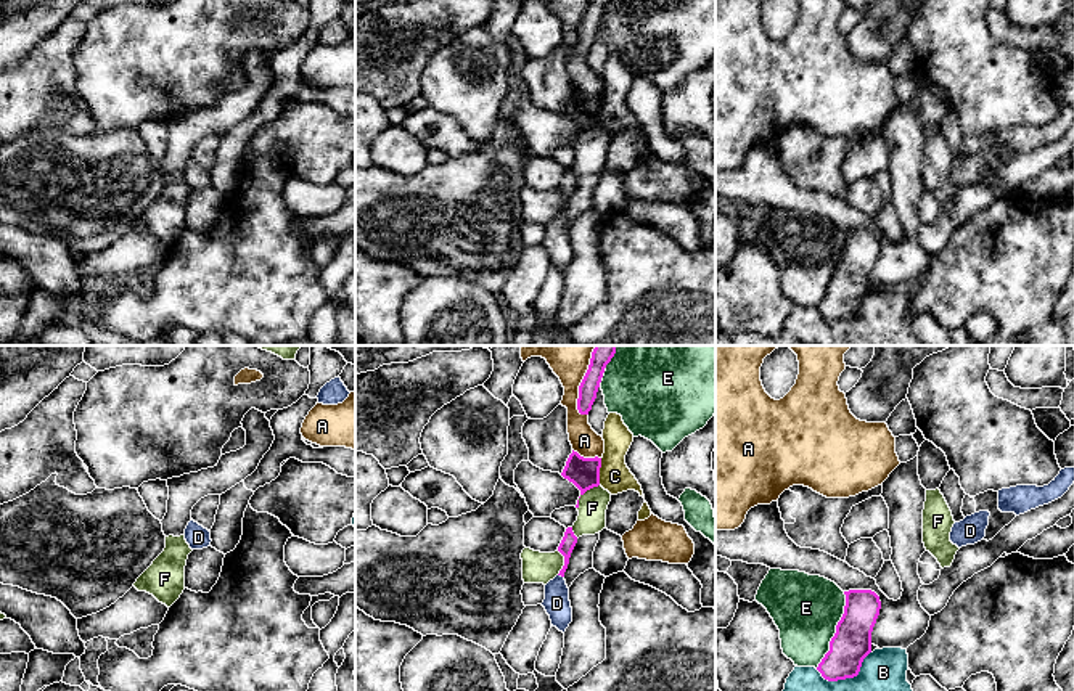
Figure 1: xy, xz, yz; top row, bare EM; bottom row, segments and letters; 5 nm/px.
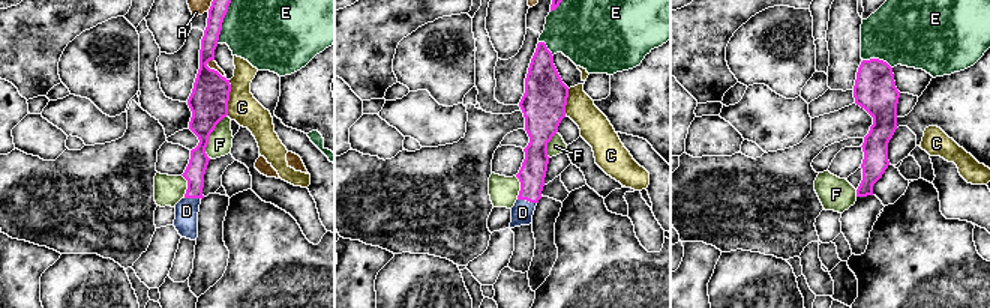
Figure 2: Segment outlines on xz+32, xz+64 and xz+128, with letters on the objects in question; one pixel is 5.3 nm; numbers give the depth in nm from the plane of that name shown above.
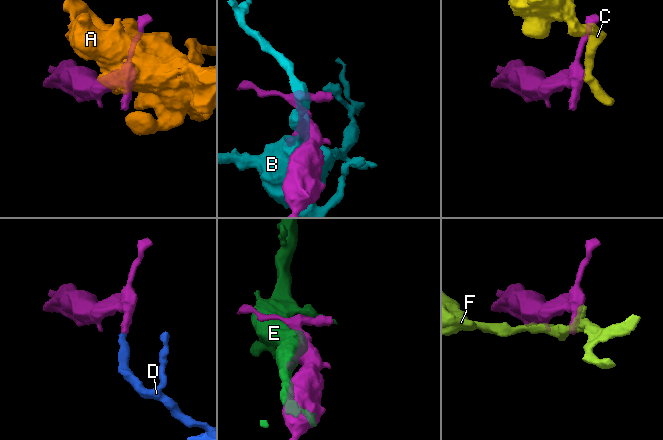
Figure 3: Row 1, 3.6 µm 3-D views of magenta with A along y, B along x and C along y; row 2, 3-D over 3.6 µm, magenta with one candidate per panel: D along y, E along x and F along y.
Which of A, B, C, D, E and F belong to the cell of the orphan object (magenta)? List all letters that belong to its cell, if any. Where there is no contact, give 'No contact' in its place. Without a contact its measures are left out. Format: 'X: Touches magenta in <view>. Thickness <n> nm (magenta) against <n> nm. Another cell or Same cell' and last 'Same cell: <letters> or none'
A: Touches magenta in xz. Thickness 100 nm (magenta) against 140 nm. Another cell
B: Touches magenta in yz. Thickness 190 nm (magenta) against 360 nm. Another cell
C: Touches magenta in xz. Thickness 160 nm (magenta) against 160 nm. Another cell
D: Touches magenta in xz. Thickness 70 nm (magenta) against 130 nm. Same cell
E: Touches magenta in yz. Thickness 190 nm (magenta) against 340 nm. Another cell
F: Touches magenta in xz. Thickness 160 nm (magenta) against 140 nm. Another cell
Same cell: D

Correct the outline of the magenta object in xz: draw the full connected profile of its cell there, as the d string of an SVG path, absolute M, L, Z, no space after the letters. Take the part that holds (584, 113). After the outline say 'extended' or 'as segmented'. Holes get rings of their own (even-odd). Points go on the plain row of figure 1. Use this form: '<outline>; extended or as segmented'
M572 90L561 112L584 135L587 130L600 125L601 98L584 98Z; as segmented

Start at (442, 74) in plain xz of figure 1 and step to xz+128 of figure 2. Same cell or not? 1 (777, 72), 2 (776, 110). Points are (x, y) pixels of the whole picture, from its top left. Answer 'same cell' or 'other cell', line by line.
1: same cell
2: other cell

